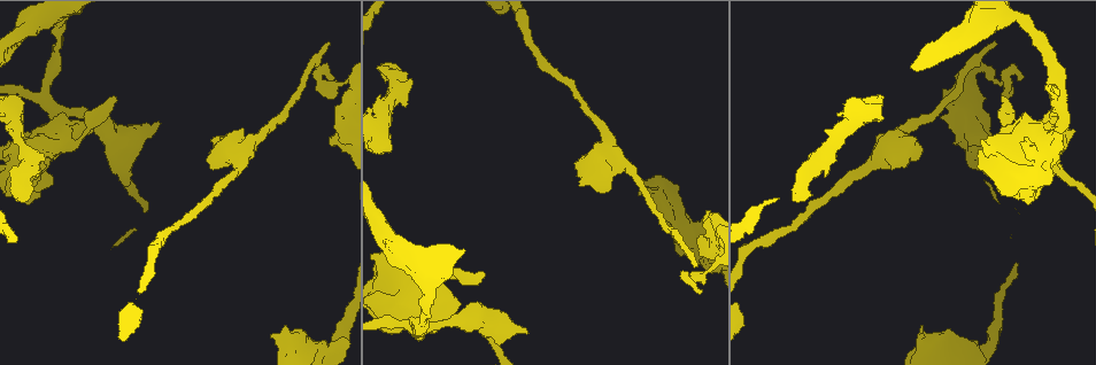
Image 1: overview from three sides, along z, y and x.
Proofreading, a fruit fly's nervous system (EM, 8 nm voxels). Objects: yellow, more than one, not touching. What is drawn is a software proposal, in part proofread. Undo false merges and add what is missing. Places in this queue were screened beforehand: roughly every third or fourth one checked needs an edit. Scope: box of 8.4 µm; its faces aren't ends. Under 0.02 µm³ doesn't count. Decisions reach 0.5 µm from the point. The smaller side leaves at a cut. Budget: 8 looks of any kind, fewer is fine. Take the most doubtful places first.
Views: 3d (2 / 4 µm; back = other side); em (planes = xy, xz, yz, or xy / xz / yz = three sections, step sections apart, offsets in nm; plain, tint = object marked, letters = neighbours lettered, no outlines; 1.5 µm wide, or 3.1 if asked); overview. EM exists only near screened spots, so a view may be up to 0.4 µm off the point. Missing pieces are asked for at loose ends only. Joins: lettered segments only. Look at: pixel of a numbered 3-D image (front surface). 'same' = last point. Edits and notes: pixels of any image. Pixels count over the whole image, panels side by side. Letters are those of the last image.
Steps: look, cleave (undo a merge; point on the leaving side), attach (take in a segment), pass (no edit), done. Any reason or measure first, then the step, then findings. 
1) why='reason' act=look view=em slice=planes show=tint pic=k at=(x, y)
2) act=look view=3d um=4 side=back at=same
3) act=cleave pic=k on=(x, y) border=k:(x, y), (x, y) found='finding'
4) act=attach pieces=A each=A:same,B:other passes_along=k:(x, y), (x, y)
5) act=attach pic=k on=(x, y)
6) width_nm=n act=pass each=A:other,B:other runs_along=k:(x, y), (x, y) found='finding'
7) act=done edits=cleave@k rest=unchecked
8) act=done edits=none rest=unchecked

why='side arm on a straight run' act=look view=em slice=xy step=8 show=tint pic=1 at=(386, 119)

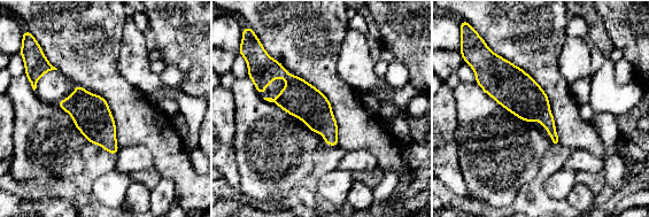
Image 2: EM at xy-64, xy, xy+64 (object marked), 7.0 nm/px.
why='another direction' act=look view=em slice=planes show=letters at=same

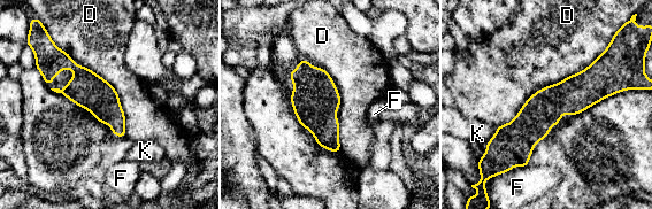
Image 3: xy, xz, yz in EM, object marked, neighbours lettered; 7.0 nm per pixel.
width_nm=240 act=pass each=D:other,F:other,K:other runs_along=3:(619, 88), (558, 99), (495, 140) found='all the same neuron'

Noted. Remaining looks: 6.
why='tapers out' act=look view=3d um=4 pic=1 at=(328, 43)

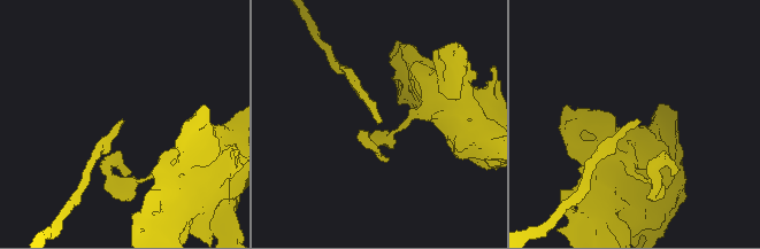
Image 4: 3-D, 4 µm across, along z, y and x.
act=look view=em slice=yz step=8 show=tint pic=4 at=(121, 122)

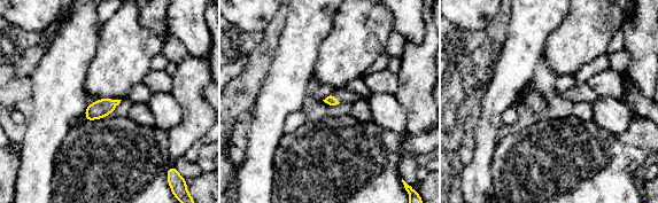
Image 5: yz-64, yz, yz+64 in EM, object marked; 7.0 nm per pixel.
why='another direction' act=look view=em slice=xz step=8 show=letters at=same

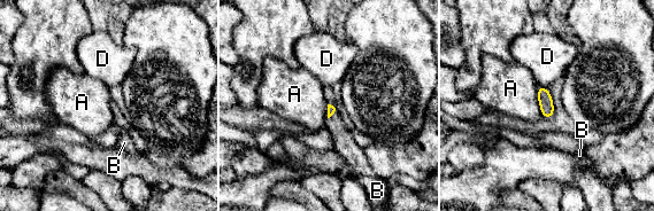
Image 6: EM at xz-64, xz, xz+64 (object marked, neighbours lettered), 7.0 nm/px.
act=attach pieces=B each=A:other,B:same,D:other passes_along=6:(331, 109), (331, 115), (345, 146) found='the neuron continues'

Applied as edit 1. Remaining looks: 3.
why='calibre changes' act=look view=3d um=4 pic=1 at=(1061, 103)

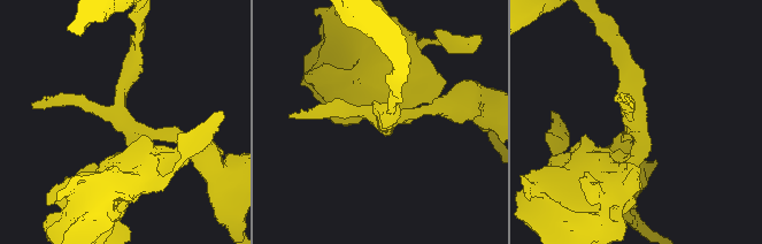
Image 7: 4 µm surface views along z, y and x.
arms=3 arm_widths_nm=180,240,260 act=look view=em slice=planes show=plain pic=7 at=(636, 119)

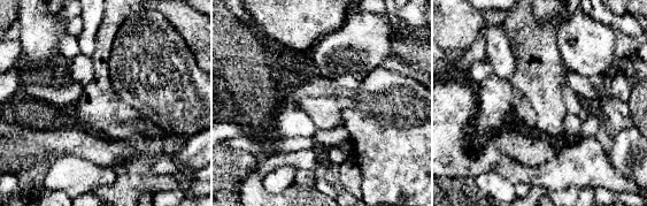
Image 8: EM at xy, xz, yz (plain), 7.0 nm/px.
act=look view=em slice=planes show=letters at=same

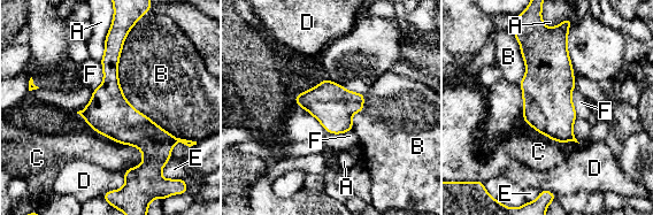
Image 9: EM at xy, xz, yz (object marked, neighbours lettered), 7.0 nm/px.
act=cleave pic=9 on=(327, 91) each=A:other,B:other,C:other,D:other,E:other,F:other part_leaving=9:(361, 97), (315, 93), (298, 98) found='two neurons meet here'

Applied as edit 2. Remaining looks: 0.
act=done edits=attach@6,cleave@9 rest=unchecked

